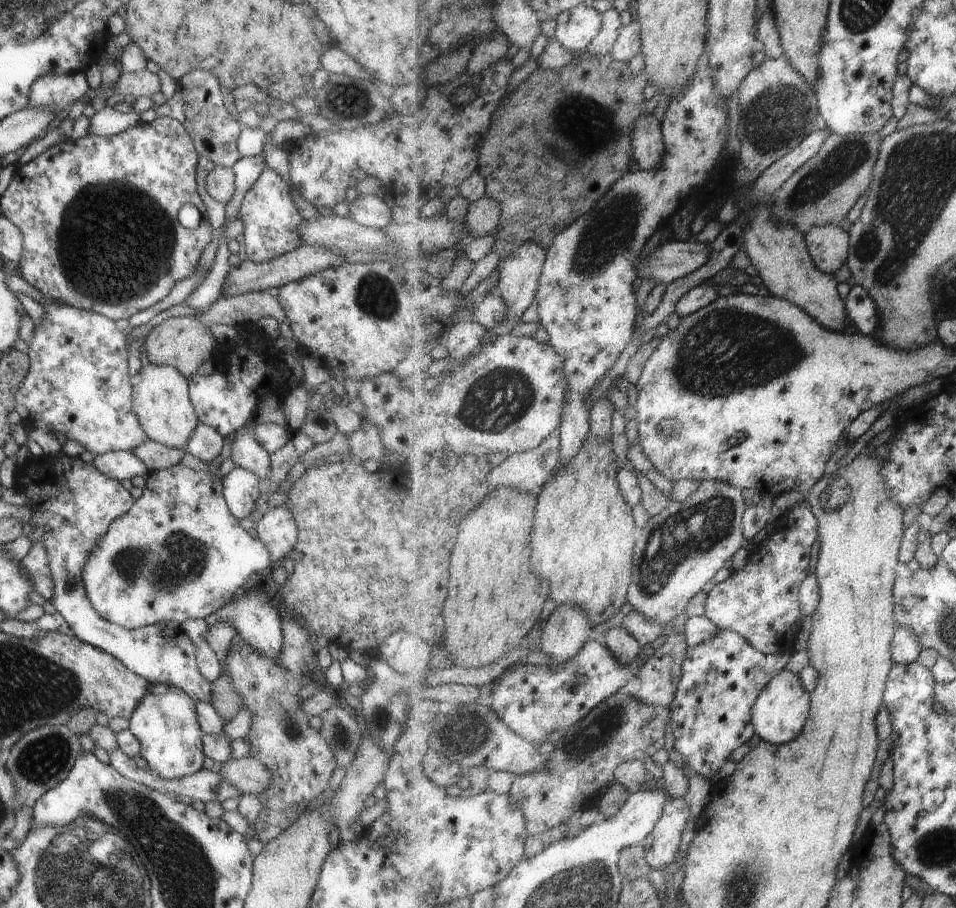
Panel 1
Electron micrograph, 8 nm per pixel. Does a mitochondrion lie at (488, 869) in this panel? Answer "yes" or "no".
no

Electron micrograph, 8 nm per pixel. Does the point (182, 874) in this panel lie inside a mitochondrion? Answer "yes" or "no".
yes

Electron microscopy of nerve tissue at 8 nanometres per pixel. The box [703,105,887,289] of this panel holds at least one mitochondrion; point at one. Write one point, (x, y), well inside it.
(811, 189)

